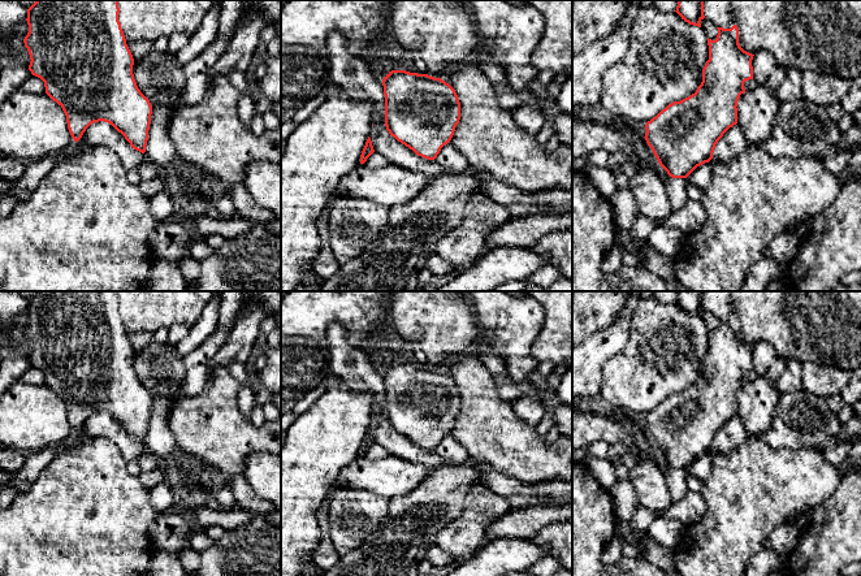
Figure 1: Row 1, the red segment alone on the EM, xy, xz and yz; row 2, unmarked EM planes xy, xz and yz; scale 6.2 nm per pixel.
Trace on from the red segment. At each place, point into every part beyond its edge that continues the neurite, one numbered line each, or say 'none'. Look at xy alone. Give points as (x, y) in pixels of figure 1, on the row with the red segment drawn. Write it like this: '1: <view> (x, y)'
none

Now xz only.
none

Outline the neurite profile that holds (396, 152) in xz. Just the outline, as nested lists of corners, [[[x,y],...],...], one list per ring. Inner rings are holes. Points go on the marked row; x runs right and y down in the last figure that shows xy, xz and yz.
[[[332,31],[328,36],[330,53],[332,82],[339,86],[354,100],[372,100],[372,129],[369,138],[375,152],[382,155],[389,163],[419,172],[429,178],[447,176],[436,160],[417,156],[412,150],[389,134],[385,126],[385,95],[382,79],[373,66],[362,56],[350,51],[349,35]]]

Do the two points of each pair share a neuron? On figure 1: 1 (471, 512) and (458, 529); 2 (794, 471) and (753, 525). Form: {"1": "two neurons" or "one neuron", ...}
{"1": "one neuron", "2": "one neuron"}

